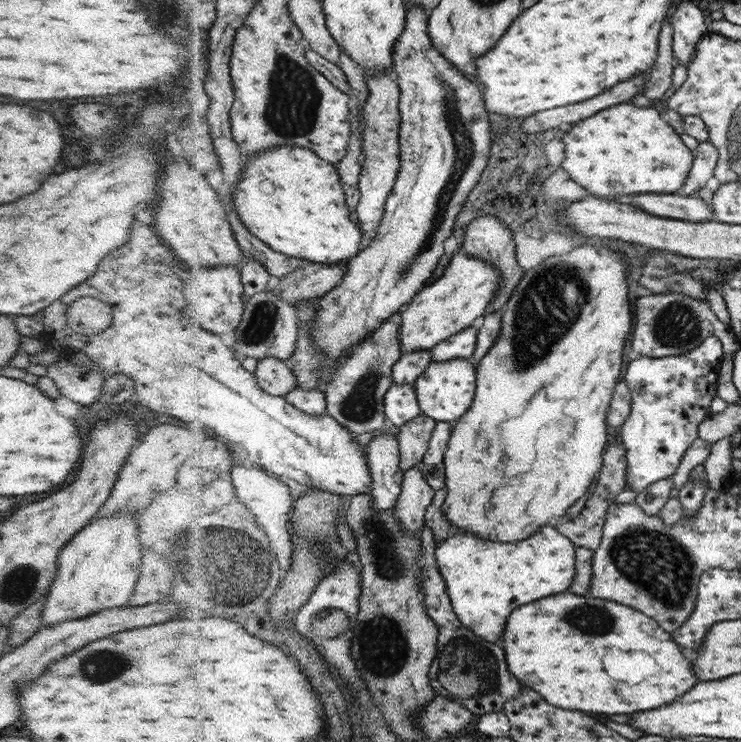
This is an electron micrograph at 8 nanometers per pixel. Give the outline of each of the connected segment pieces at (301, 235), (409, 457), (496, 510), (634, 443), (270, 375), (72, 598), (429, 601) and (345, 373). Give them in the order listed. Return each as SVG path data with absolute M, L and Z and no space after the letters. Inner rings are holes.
M278 146L248 164L246 178L238 190L234 190L234 204L248 229L272 249L311 263L340 265L363 253L365 242L363 227L356 222L352 207L348 205L345 186L337 165L322 158L315 150L302 146Z
M422 414L400 428L402 468L405 473L422 464L426 453L430 450L430 443L437 426L438 420Z
M574 248L567 254L550 256L539 266L534 266L524 272L523 278L515 286L509 302L503 308L502 328L496 342L492 348L481 358L481 362L475 368L476 390L475 400L471 408L459 418L458 423L451 430L448 449L444 453L445 464L445 488L448 490L443 503L444 516L452 524L453 529L472 532L482 540L492 540L492 542L518 542L534 536L538 528L544 525L553 524L566 514L566 511L578 500L582 498L588 490L592 480L602 466L602 452L606 446L606 410L611 406L612 393L620 376L620 366L622 366L622 348L626 342L626 336L630 332L632 324L632 314L630 314L630 304L628 304L628 288L626 288L626 264L610 264L610 262L622 262L616 254L608 254L609 248Z
M710 335L699 347L690 352L662 358L633 356L624 372L624 382L632 390L632 410L630 416L620 428L620 438L626 448L626 485L634 492L642 492L659 480L671 477L682 464L684 454L698 438L698 424L708 416L710 402L716 396L718 364L722 360L721 339Z
M266 358L260 361L257 378L260 386L273 395L286 397L290 392L300 388L295 370L280 358Z
M131 513L92 518L58 555L56 577L42 609L44 626L86 618L104 609L126 607L138 582L143 553L137 517Z
M427 526L422 533L424 549L420 555L420 566L424 570L424 594L426 594L426 608L434 622L440 626L439 656L434 661L431 672L432 684L440 695L456 696L456 698L474 698L480 700L480 708L468 707L467 710L478 716L483 716L487 712L503 711L510 698L518 695L520 684L518 680L510 674L504 652L496 644L480 638L475 631L468 630L459 620L455 608L451 604L450 594L447 592L447 582L444 581L443 574L440 573L440 563L438 563L437 542L434 530ZM440 668L468 668L468 670L440 670Z
M394 320L382 322L372 338L364 340L358 348L344 356L343 362L334 375L334 380L325 387L329 404L329 414L338 419L353 433L364 434L374 430L384 429L390 424L386 410L388 391L396 384L394 380L395 367L405 354L404 346L400 342L402 323Z

